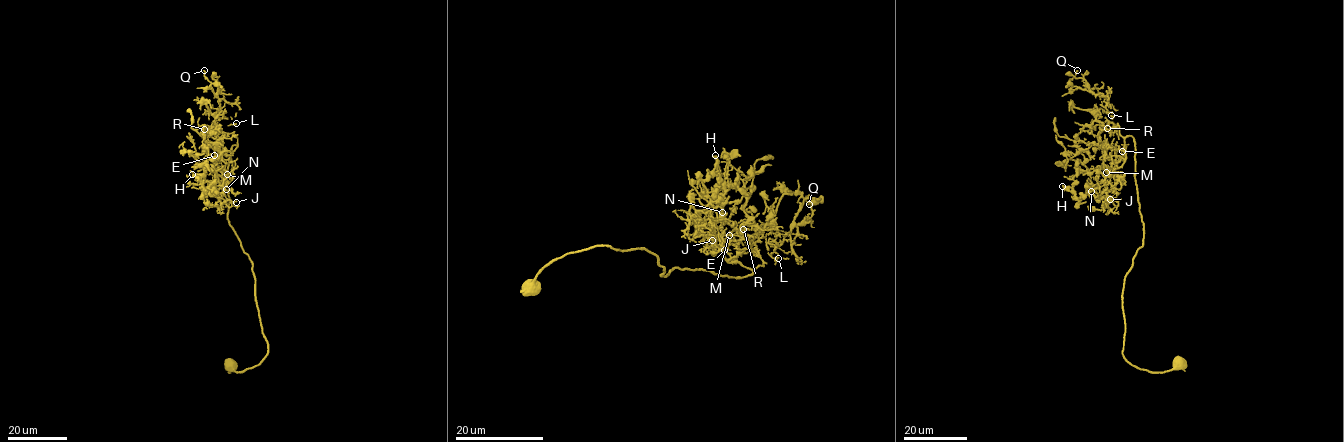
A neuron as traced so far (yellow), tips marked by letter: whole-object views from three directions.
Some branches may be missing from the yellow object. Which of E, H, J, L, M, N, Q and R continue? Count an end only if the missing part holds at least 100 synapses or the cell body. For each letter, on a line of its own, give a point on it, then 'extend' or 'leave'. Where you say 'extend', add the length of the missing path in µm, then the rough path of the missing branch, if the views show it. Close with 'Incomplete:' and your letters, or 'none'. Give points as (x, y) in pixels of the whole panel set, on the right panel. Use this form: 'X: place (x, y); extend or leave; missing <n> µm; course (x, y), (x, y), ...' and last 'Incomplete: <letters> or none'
E: place (1122, 151); leave
H: place (1062, 186); leave
J: place (1110, 199); leave
L: place (1111, 115); leave
M: place (1106, 172); leave
N: place (1091, 191); leave
Q: place (1077, 70); leave
R: place (1107, 128); leave
Incomplete: none

